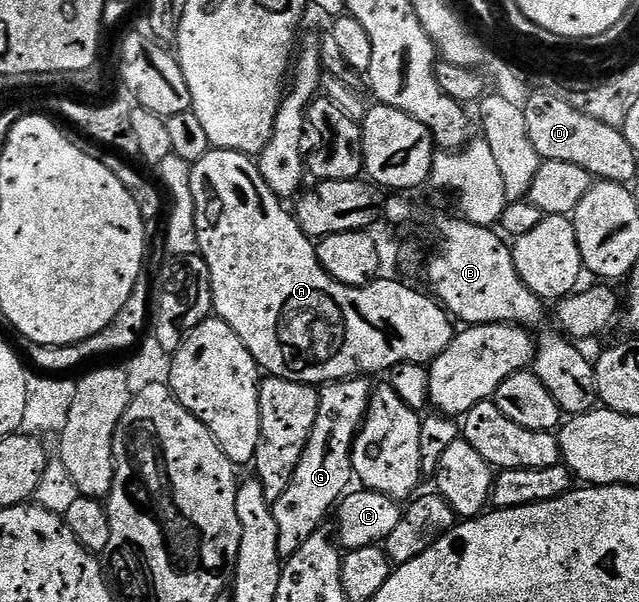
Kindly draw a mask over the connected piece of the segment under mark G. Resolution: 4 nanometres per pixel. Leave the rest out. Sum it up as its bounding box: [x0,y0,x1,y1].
[272,378,373,558]

